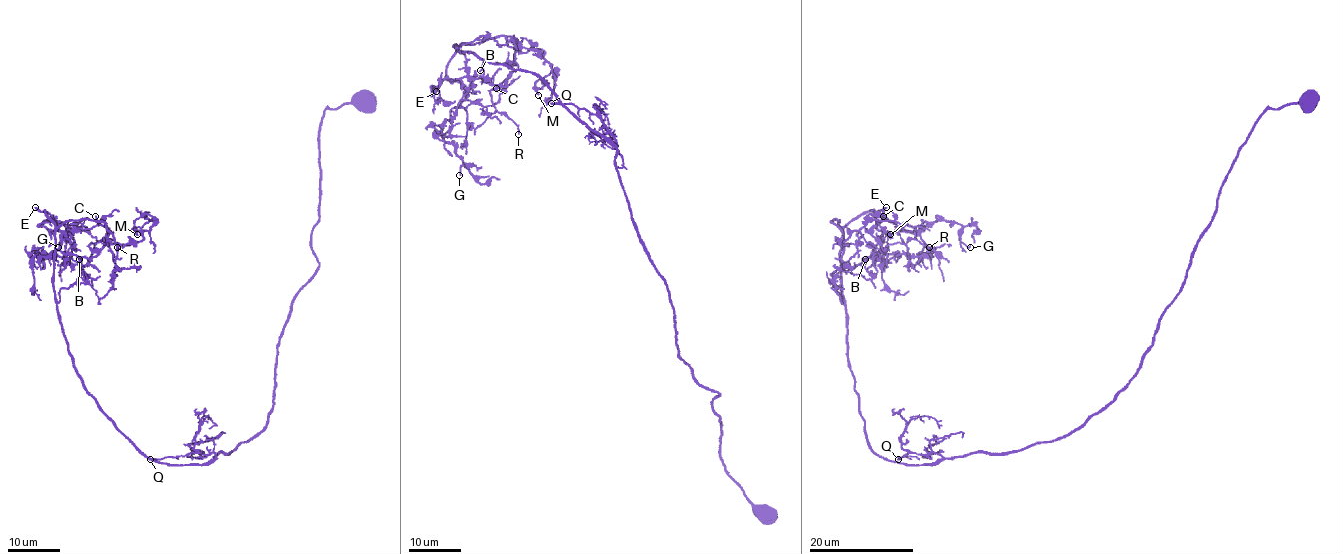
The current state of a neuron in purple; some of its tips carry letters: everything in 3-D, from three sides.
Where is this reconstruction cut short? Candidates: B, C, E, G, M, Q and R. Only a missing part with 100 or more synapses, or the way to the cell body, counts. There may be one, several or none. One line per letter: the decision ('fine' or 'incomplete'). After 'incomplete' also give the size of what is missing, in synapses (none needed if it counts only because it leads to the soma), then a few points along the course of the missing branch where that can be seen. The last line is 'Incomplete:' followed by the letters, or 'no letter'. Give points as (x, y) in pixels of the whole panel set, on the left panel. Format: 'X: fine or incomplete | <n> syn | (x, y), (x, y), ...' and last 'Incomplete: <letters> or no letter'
B: fine
C: fine
E: fine
G: fine
M: fine
Q: incomplete | 110 syn | (150, 459), (135, 459), (107, 429), (99, 429), (105, 407), (95, 398), (95, 390)
R: fine
Incomplete: Q

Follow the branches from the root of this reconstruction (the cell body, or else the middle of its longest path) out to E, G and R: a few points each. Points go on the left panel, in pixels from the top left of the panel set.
E: (367, 101), (323, 112), (318, 268), (266, 425), (205, 464), (146, 457), (86, 389), (35, 207)
G: (367, 101), (323, 112), (318, 268), (266, 425), (208, 463), (148, 458), (99, 408), (44, 211), (58, 247)
R: (367, 101), (323, 112), (266, 425), (208, 463), (146, 457), (74, 365), (44, 211), (65, 253), (117, 247)

